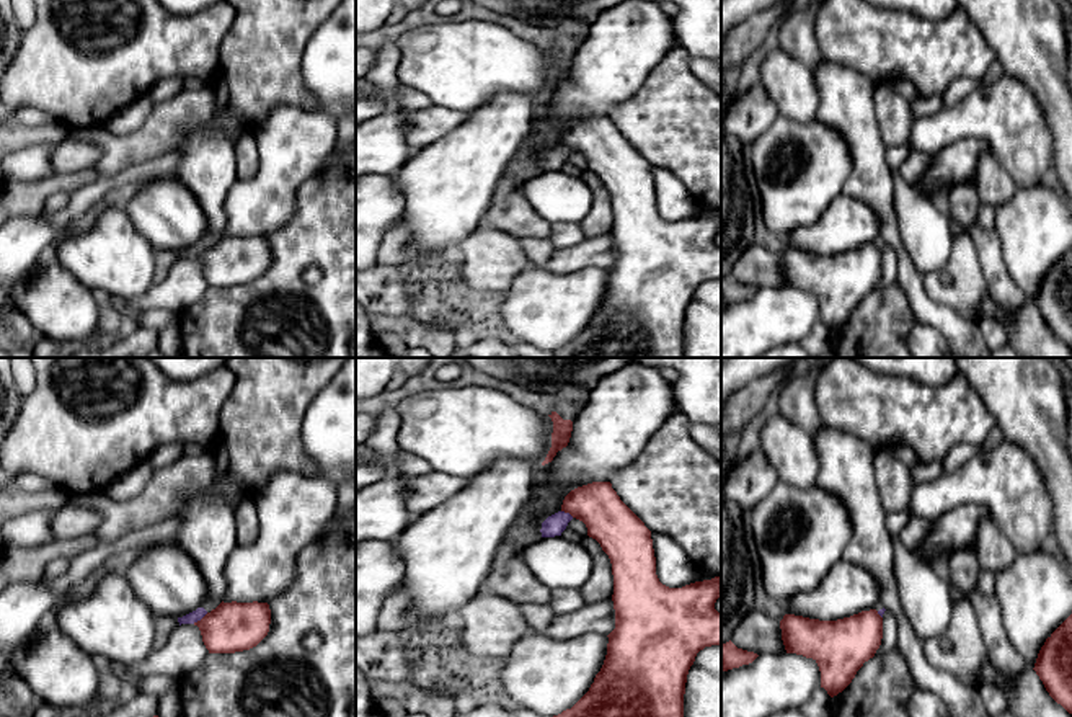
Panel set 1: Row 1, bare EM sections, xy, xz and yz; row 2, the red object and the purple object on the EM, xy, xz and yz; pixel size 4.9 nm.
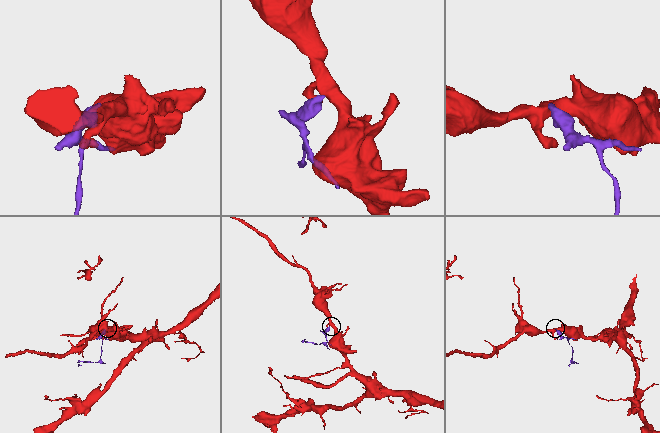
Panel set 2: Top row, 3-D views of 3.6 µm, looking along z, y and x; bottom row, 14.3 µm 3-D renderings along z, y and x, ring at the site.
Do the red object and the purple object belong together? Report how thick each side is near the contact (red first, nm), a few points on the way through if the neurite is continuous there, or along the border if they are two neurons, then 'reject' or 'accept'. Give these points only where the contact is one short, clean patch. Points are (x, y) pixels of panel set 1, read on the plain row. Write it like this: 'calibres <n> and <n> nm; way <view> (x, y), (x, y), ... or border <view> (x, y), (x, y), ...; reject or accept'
calibres 240 and 60 nm; border xy (208, 247), (193, 257); reject

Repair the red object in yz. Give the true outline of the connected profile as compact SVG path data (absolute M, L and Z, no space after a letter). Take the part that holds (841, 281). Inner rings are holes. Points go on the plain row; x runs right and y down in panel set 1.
M876 243L837 255L785 248L780 263L786 287L813 292L821 305L821 322L834 332L875 291L883 273L883 252Z

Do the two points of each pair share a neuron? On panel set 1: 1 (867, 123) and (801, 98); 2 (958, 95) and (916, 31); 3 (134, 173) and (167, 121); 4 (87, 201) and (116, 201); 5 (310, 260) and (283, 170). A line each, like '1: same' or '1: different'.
1: different
2: different
3: different
4: different
5: different

